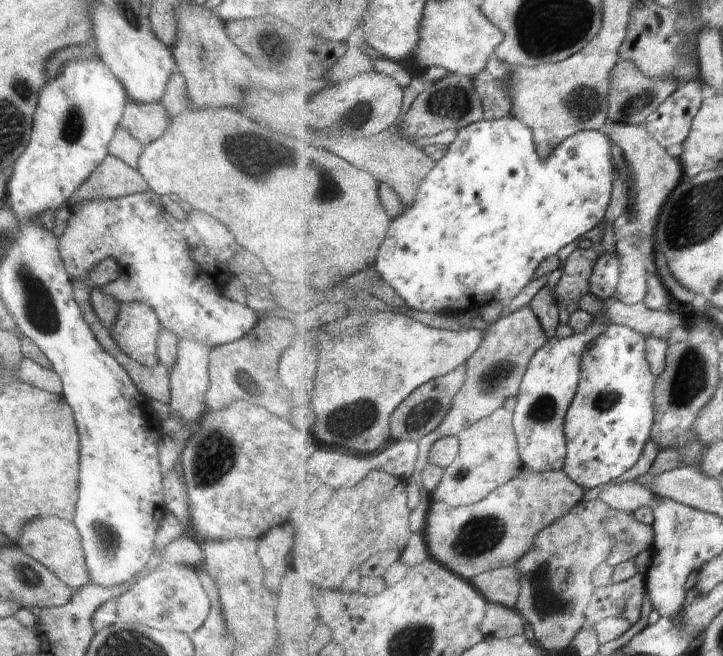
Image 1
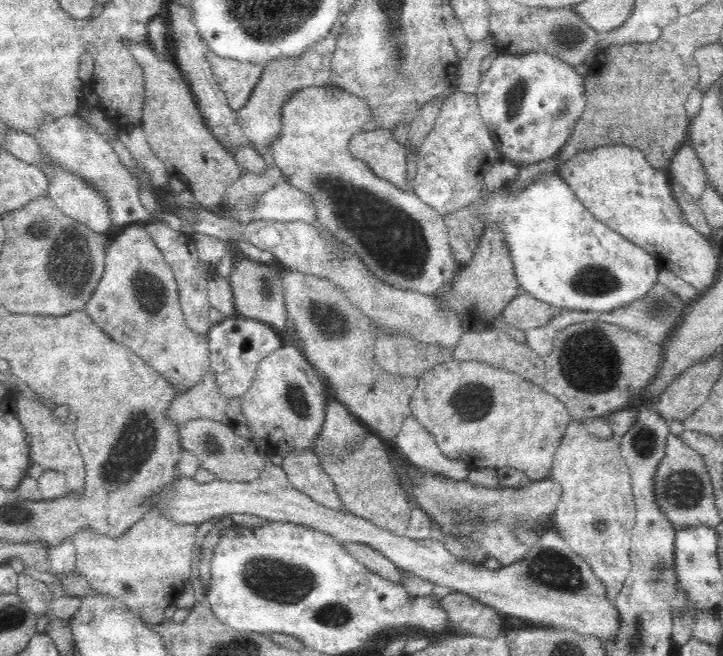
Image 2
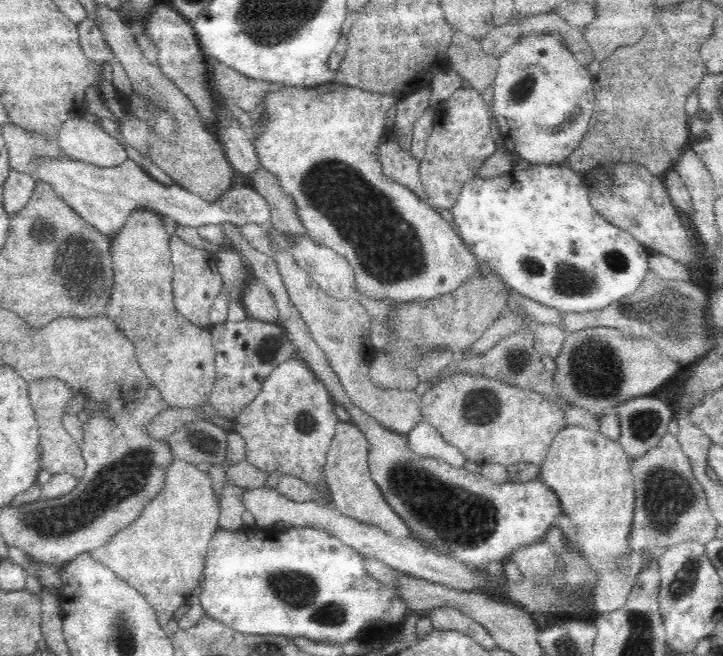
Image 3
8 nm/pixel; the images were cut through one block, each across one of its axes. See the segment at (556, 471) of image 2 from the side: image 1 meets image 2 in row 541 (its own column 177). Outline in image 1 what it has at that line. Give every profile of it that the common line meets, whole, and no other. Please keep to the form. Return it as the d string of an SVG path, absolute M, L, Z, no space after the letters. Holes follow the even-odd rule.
M170 566L158 568L133 583L129 589L116 598L120 620L144 624L156 630L180 630L194 632L198 630L210 612L210 600L204 592L198 574L190 566Z

